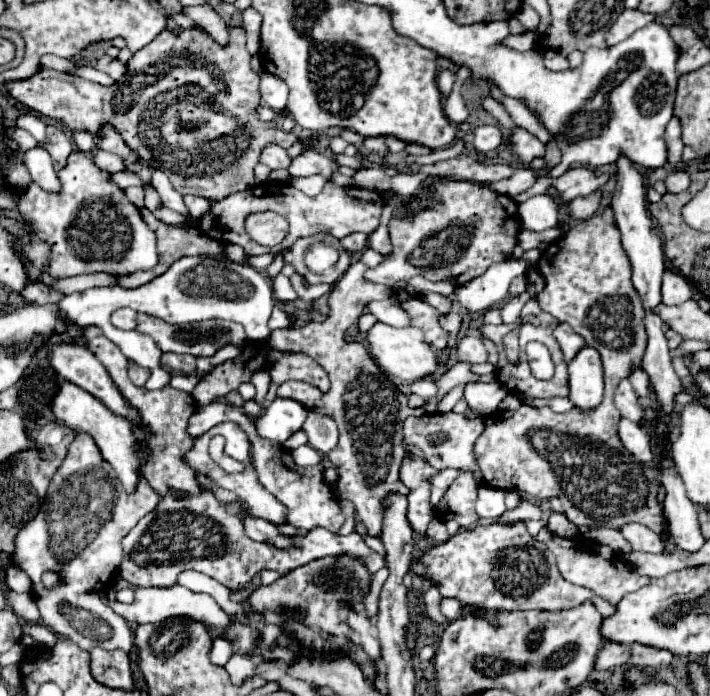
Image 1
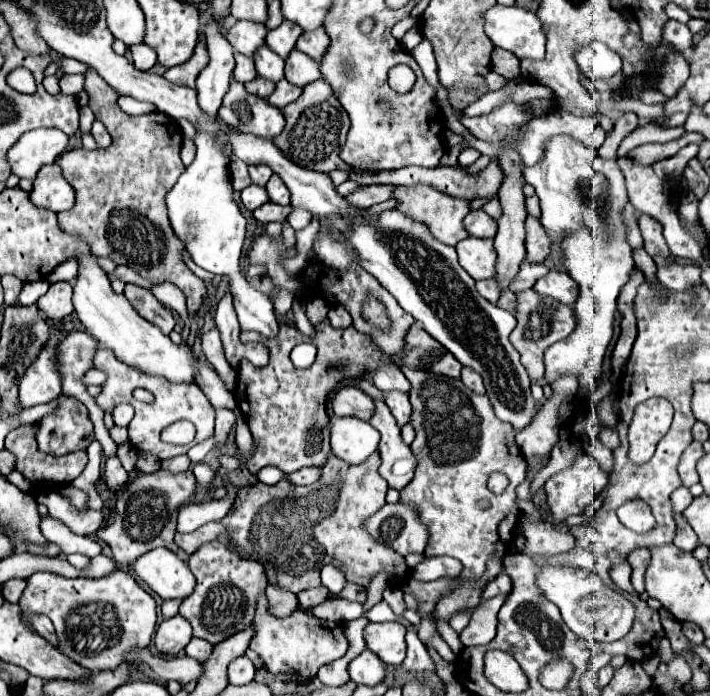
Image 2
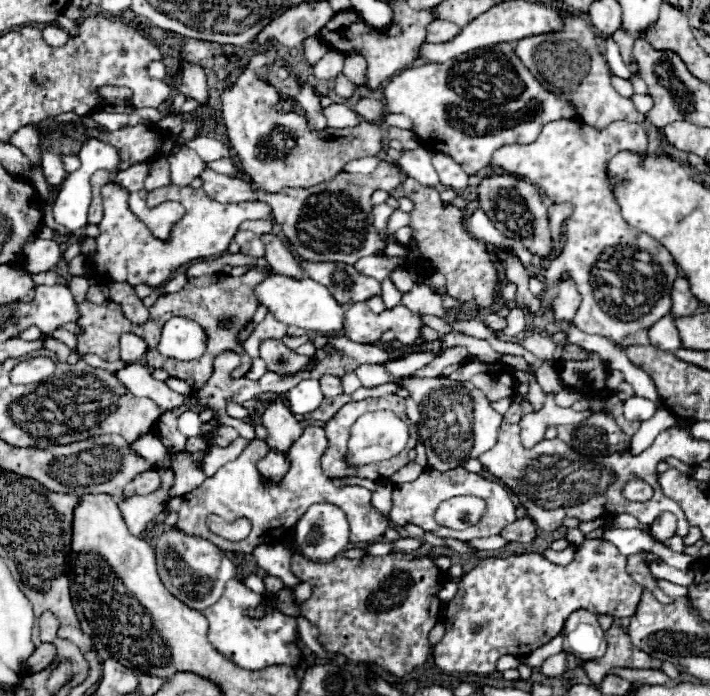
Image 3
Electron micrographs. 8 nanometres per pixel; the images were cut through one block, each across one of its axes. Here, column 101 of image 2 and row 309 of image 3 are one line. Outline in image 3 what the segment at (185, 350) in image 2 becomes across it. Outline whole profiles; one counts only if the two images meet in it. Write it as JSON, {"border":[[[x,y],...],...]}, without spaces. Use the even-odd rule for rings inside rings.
{"border":[[[268,274],[260,286],[254,288],[254,294],[262,306],[268,308],[274,318],[286,326],[298,326],[312,332],[334,334],[344,326],[344,308],[330,296],[330,292],[310,278],[288,278],[282,274]]]}

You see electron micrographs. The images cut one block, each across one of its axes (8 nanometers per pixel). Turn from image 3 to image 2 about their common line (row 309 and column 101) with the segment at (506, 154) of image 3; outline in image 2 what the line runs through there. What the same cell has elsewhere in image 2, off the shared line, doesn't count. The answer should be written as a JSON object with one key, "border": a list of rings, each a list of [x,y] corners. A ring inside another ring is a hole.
{"border":[[[38,572],[26,582],[20,608],[46,614],[56,628],[56,648],[90,672],[118,668],[128,652],[146,648],[156,632],[156,602],[126,572],[114,572],[114,576],[100,580],[70,580],[52,572]]]}

